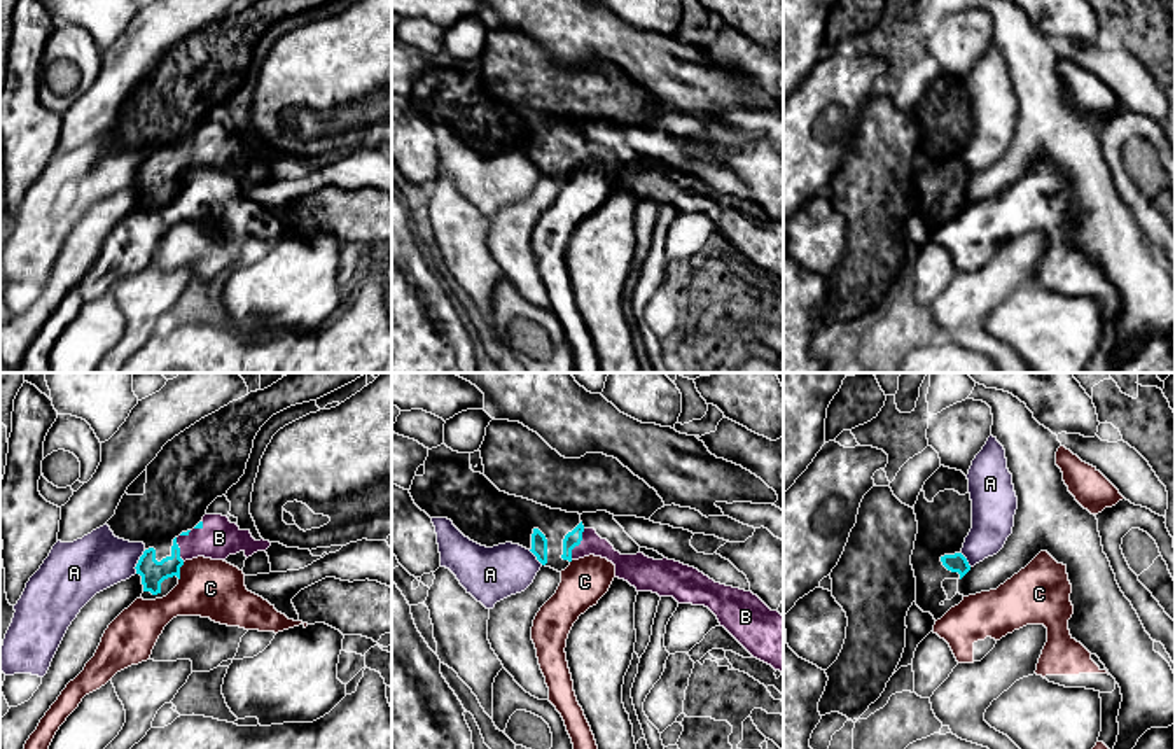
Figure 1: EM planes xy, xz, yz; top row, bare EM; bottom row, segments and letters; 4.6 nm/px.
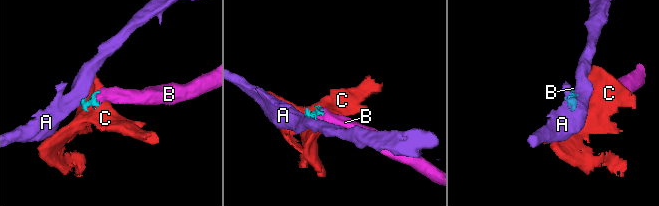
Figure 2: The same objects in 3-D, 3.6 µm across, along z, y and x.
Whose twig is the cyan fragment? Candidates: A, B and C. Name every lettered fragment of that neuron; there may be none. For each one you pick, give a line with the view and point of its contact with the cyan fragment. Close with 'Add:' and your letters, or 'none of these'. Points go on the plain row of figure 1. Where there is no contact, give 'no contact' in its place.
B: contact xz (577, 153)
Add: B

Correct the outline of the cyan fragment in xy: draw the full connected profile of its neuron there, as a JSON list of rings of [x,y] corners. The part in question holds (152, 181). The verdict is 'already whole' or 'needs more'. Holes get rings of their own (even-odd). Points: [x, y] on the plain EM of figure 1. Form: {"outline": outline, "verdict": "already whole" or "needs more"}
{"outline": [[[205,122],[203,128],[187,140],[182,140],[173,147],[171,163],[156,168],[156,158],[143,159],[136,172],[136,182],[142,184],[143,200],[152,203],[161,201],[161,191],[177,184],[180,187],[180,175],[185,168],[198,164],[212,168],[226,168],[229,163],[240,159],[245,164],[252,164],[257,159],[266,159],[271,154],[269,149],[255,149],[250,138],[241,138],[236,131],[231,131],[222,122]]], "verdict": "needs more"}

